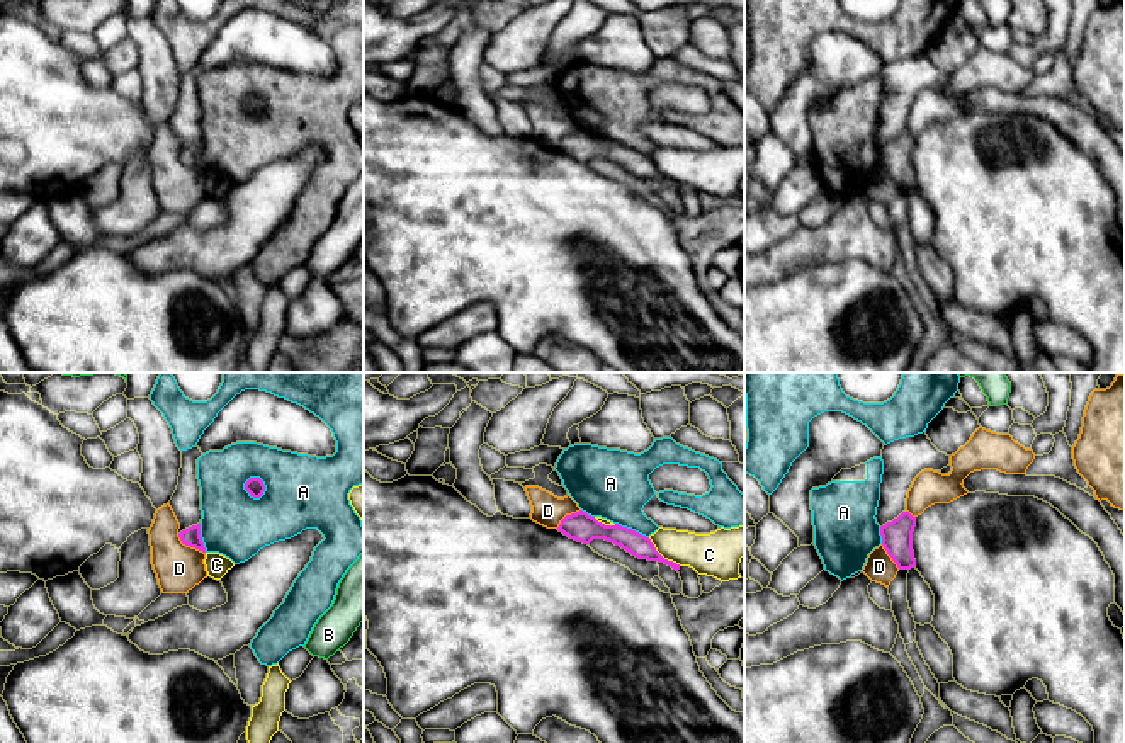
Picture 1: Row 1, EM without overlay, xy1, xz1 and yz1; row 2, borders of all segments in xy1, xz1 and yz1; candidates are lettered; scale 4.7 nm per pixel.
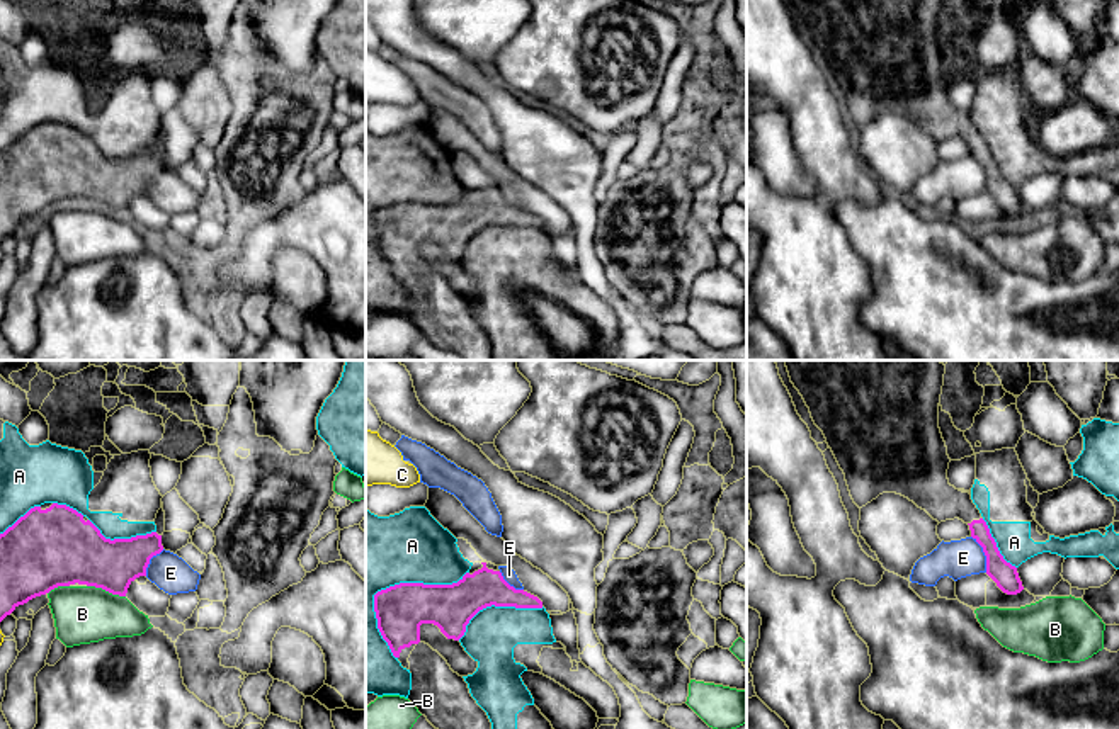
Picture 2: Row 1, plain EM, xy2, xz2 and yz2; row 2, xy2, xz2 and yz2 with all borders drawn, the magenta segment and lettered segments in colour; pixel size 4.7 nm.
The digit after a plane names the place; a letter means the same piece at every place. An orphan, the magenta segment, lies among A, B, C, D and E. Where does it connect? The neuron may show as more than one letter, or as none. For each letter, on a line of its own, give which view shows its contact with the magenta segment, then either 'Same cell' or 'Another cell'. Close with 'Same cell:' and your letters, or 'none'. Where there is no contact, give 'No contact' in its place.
A: Touches magenta in xz2. Another cell
B: Touches magenta in xy2. Another cell
C: Touches magenta in xz1. Another cell
D: Touches magenta in xy1. Another cell
E: Touches magenta in yz2. Another cell
Same cell: none

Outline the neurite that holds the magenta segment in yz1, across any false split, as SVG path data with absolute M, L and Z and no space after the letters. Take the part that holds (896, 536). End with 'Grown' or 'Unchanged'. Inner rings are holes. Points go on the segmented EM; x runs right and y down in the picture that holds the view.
M902 512L897 519L880 527L882 546L899 570L911 570L916 566L913 551L914 527L916 517L909 512Z. Unchanged

